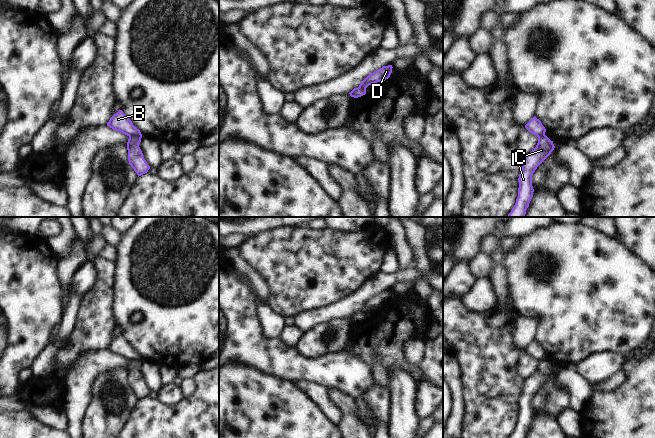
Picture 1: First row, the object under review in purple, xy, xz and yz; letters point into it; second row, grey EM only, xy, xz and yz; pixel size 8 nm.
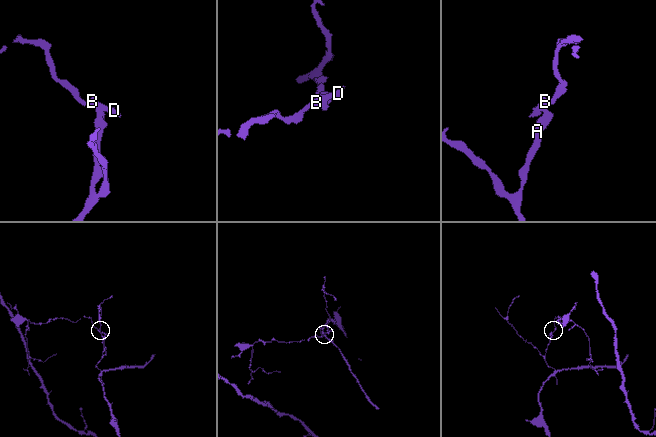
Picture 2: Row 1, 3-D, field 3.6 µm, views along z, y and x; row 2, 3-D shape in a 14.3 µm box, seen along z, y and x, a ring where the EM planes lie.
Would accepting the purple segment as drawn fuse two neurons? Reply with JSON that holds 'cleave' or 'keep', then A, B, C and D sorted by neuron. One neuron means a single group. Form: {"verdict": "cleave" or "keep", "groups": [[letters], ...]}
{"verdict": "cleave", "groups": [["A", "C"], ["B", "D"]]}

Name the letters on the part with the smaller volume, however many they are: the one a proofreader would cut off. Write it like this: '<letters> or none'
B, D

